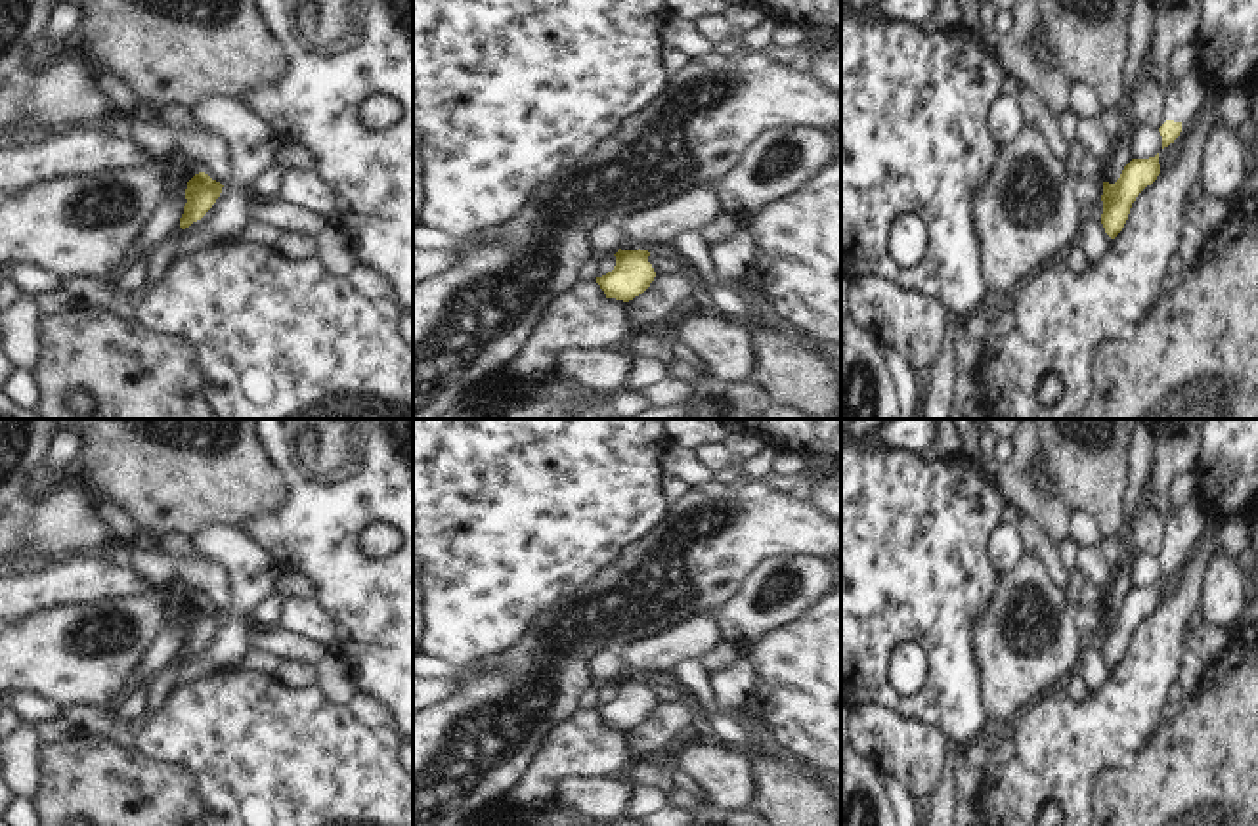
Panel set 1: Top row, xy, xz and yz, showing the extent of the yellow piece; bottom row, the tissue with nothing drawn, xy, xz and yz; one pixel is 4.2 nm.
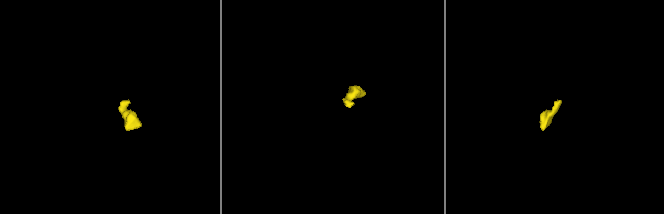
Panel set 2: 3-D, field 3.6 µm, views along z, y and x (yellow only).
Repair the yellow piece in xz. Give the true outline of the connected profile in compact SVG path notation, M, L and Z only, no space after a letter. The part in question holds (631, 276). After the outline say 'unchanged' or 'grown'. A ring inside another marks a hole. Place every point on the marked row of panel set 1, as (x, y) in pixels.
M618 250L616 266L596 283L604 291L606 298L629 302L642 294L656 277L652 264L648 262L648 250Z | unchanged

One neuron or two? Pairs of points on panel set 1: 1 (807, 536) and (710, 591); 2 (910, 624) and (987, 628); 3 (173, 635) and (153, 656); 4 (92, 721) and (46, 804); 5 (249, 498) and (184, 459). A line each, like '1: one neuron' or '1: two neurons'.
1: one neuron
2: two neurons
3: one neuron
4: two neurons
5: one neuron

